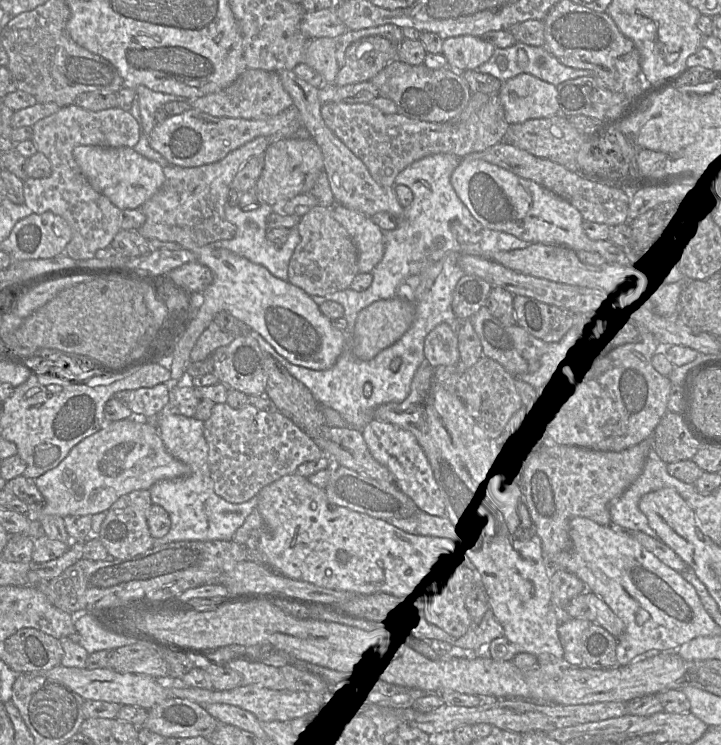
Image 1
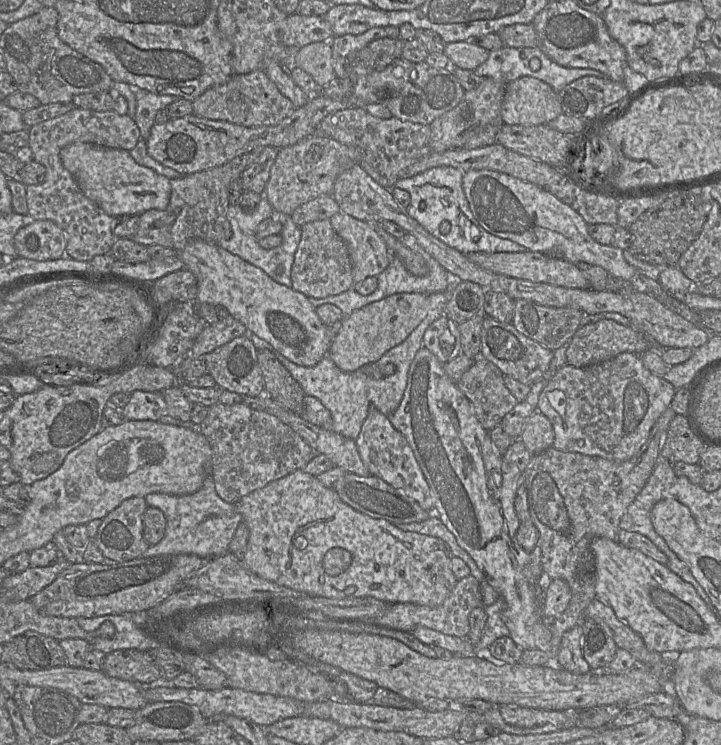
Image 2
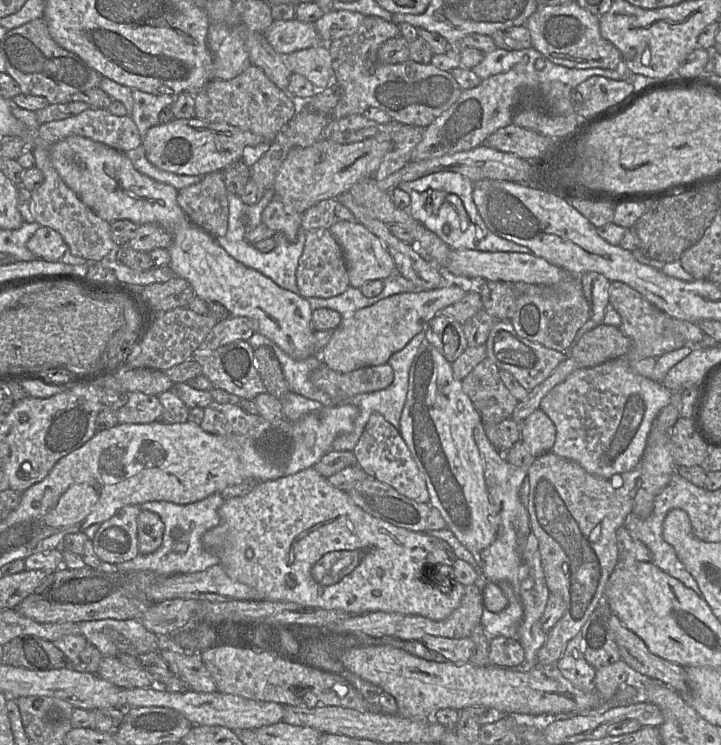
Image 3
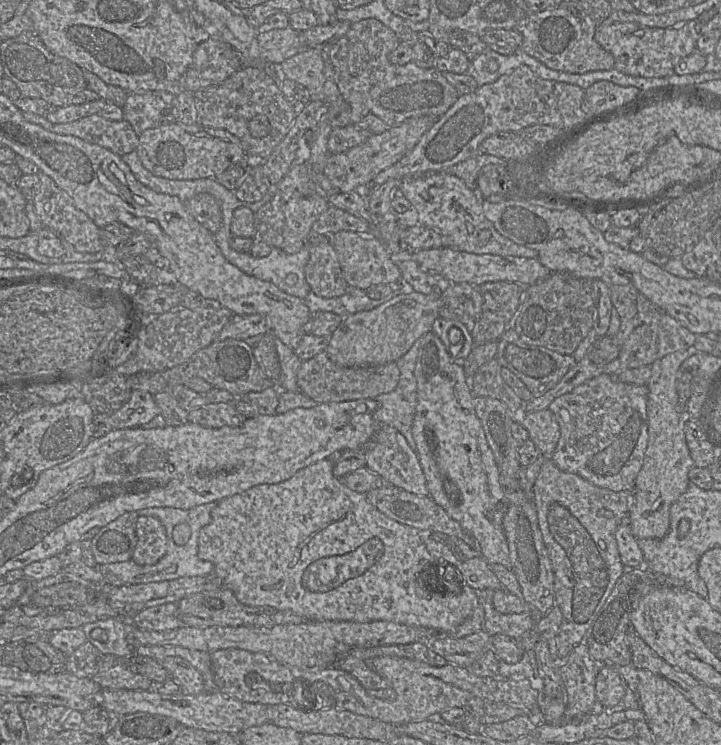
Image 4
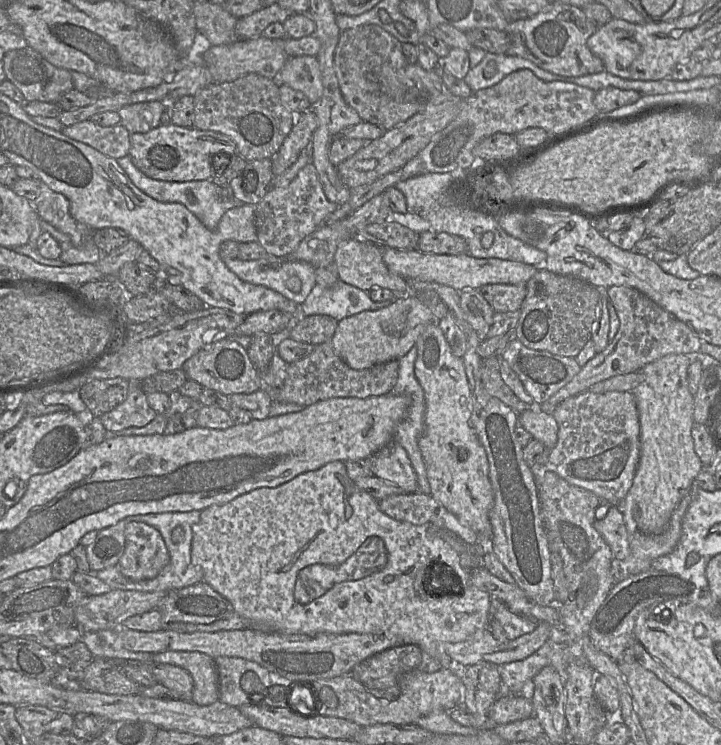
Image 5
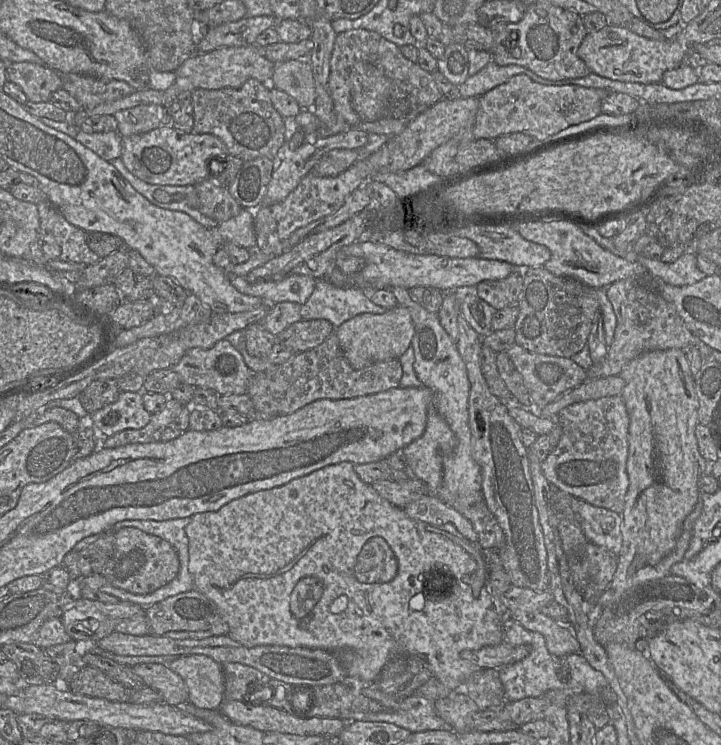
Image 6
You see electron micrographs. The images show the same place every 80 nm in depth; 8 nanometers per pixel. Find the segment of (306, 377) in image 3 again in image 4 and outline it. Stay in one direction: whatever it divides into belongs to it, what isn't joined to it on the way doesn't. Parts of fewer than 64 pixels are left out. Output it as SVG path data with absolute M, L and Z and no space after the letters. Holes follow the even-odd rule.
M269 332L264 335L248 337L244 342L252 348L263 338L269 339L275 347L280 366L279 391L299 392L297 372L303 361L296 356L290 347Z

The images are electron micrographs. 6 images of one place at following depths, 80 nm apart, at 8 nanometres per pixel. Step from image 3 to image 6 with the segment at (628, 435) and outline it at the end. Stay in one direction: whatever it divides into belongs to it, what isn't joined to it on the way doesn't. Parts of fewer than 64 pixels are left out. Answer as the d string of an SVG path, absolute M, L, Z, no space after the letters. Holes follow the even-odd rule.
M618 395L572 404L559 412L555 423L561 427L562 434L557 446L540 464L546 480L558 490L582 499L593 506L622 515L629 486L626 471L629 416L622 397Z

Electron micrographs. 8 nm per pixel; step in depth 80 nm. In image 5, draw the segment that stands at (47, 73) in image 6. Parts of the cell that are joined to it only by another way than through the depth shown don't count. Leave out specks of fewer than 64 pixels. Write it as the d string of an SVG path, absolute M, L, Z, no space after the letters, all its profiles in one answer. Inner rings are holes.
M29 46L5 52L2 61L6 79L12 82L28 101L57 103L61 95L74 89L72 73L69 70L52 65Z

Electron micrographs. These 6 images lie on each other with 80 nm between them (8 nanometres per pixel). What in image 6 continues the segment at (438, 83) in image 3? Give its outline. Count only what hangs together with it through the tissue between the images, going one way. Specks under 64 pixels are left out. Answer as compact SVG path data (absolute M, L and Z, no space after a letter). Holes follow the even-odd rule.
M353 29L337 35L330 59L329 92L336 113L352 128L364 130L366 133L385 134L389 137L402 132L413 114L422 112L443 99L434 76L421 68L418 62L412 62L401 52L399 46L386 40L378 33L366 29ZM358 61L365 61L380 68L390 81L390 100L387 114L377 120L361 122L351 102L350 70Z

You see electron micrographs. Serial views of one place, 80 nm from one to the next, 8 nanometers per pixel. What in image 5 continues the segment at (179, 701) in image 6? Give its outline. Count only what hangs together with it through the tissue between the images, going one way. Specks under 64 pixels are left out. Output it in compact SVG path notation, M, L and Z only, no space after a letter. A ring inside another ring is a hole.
M152 662L152 673L156 682L168 689L170 698L184 701L192 699L194 682L187 670L172 664Z

